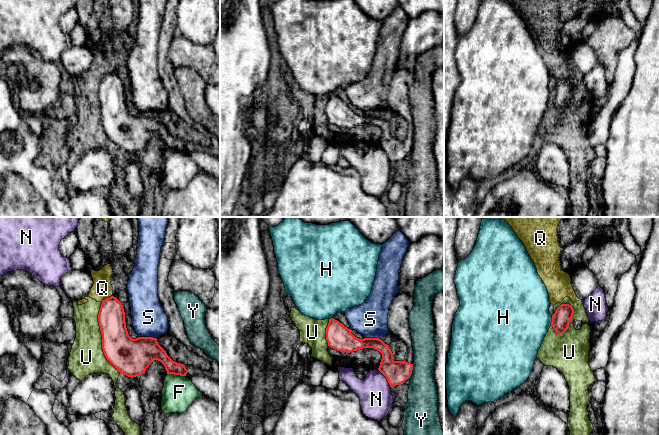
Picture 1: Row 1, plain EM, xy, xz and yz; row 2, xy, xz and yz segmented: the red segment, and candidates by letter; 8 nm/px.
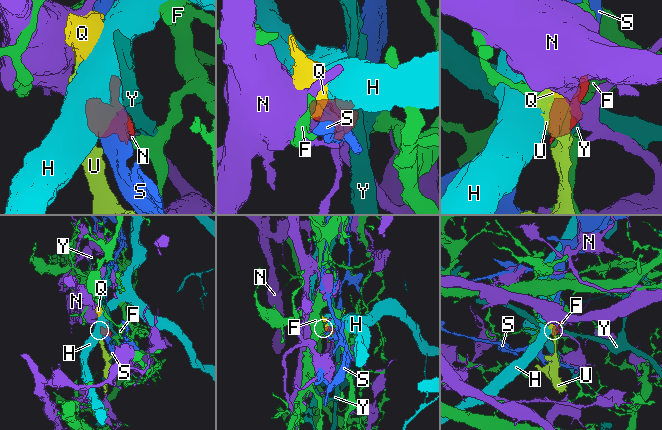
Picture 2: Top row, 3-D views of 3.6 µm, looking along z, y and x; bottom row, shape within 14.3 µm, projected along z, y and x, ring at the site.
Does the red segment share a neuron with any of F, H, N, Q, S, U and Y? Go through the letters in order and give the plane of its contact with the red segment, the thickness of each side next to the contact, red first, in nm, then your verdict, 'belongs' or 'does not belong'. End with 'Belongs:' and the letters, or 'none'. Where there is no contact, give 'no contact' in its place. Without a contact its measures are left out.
F: meets red in xy; 130 nm thick on the red side, 260 nm on the other; does not belong
H: meets red in yz; 150 nm thick on the red side, 460 nm on the other; does not belong
N: meets red in xz; 190 nm thick on the red side, 260 nm on the other; does not belong
Q: meets red in xy; 220 nm thick on the red side, 160 nm on the other; does not belong
S: meets red in xy; 300 nm thick on the red side, 280 nm on the other; does not belong
U: meets red in xy; 280 nm thick on the red side, 280 nm on the other; does not belong
Y: meets red in xz; 190 nm thick on the red side, 240 nm on the other; does not belong
Belongs: none

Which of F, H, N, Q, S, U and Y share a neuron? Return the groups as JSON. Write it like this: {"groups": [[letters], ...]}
{"groups": [["F"], ["H"], ["N"], ["Q", "U"], ["S"], ["Y"]]}

